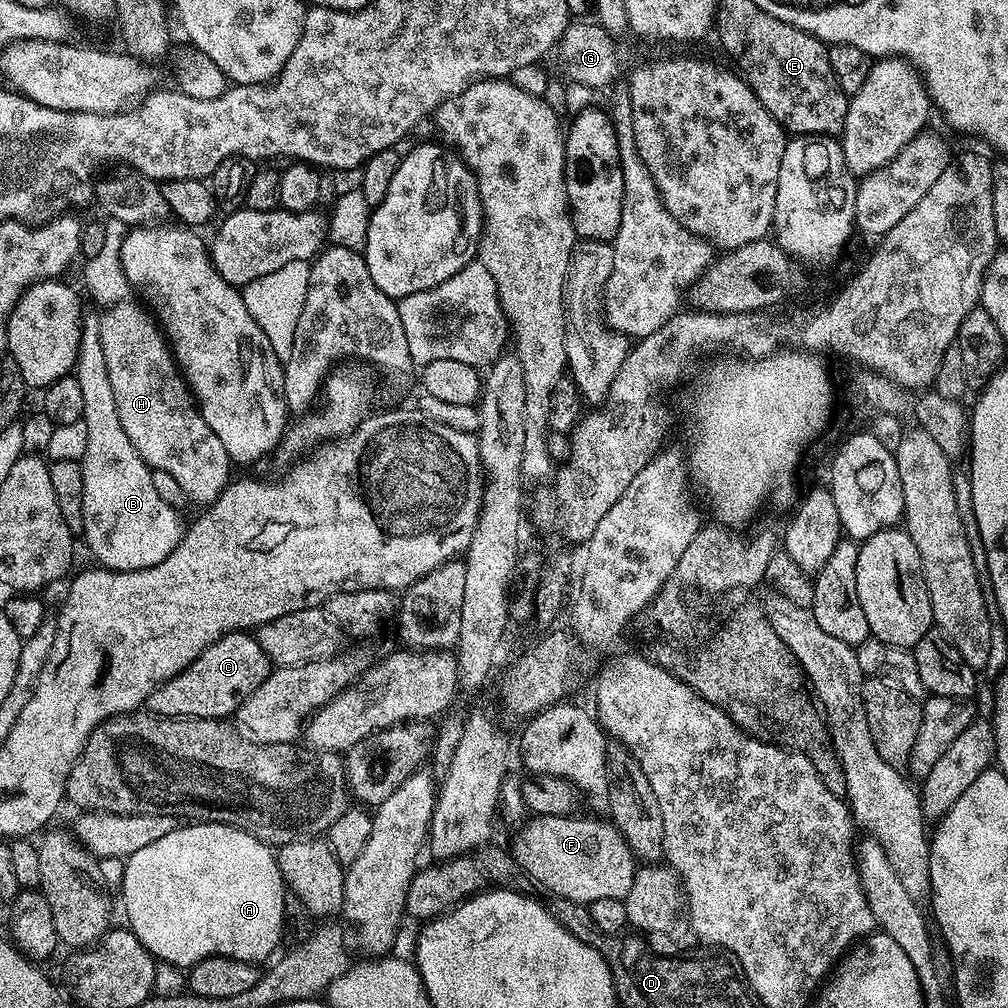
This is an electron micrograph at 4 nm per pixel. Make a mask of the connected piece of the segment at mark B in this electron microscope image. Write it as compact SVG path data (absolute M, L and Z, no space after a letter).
M83 313L74 375L78 387L82 390L83 420L86 422L86 454L80 465L84 523L82 539L88 543L88 548L96 559L93 561L111 571L137 572L150 566L158 566L158 562L167 558L184 539L186 524L185 521L180 521L181 513L177 509L162 502L158 489L154 487L152 469L138 454L138 450L134 450L134 442L126 438L126 430L122 430L122 421L118 418L118 405L114 403L114 390L110 386L110 370L106 370L106 354L102 354L100 316L97 313Z

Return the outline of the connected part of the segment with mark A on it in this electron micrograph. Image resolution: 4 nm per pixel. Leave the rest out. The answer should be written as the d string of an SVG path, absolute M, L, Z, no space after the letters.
M188 822L185 826L177 826L170 830L158 842L150 842L142 850L134 850L134 854L123 861L124 864L124 916L127 927L146 946L151 956L157 961L175 966L191 966L208 956L229 956L231 960L241 960L243 964L259 965L259 960L264 960L280 944L280 936L285 935L283 898L286 891L284 879L278 870L276 852L269 845L258 838L246 834L241 828L229 824L214 824L211 822Z

